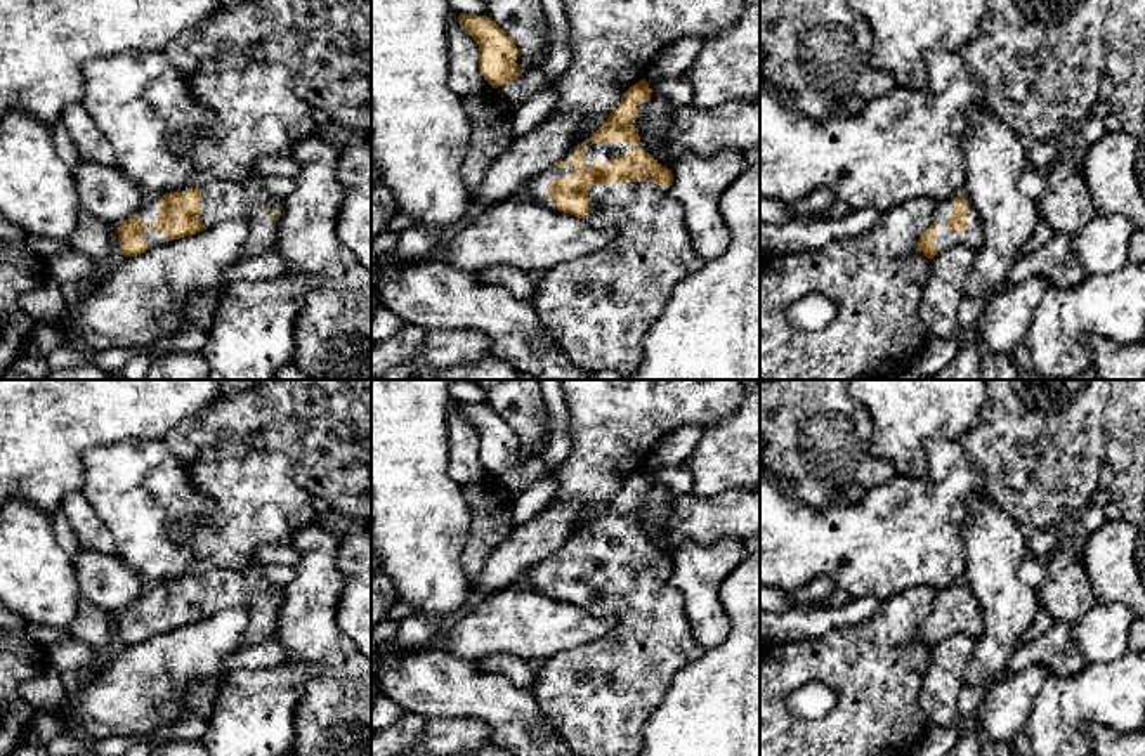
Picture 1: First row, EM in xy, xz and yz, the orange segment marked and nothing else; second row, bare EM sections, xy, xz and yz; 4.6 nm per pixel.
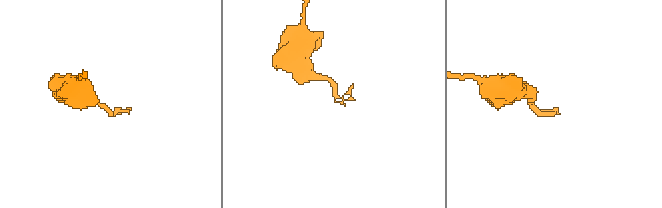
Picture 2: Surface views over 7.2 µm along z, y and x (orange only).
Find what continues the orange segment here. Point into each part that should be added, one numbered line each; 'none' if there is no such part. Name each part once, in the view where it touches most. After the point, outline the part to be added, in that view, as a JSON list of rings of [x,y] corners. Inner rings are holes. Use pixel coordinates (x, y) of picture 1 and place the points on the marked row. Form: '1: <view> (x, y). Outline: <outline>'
1: xy (150, 210). Outline: [[[161,194],[154,198],[147,198],[142,208],[135,213],[141,217],[142,241],[147,244],[147,250],[172,243],[160,231],[156,231],[154,238],[151,236],[151,222],[156,220],[160,215],[160,208],[158,208],[160,199],[161,199]]]

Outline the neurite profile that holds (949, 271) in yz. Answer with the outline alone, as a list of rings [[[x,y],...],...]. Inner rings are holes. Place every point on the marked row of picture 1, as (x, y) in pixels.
[[[956,244],[930,260],[930,279],[925,290],[919,317],[930,336],[958,340],[958,307],[965,297],[965,284],[972,276],[975,250]]]

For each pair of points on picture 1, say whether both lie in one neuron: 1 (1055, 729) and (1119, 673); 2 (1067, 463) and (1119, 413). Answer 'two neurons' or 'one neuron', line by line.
1: one neuron
2: two neurons

